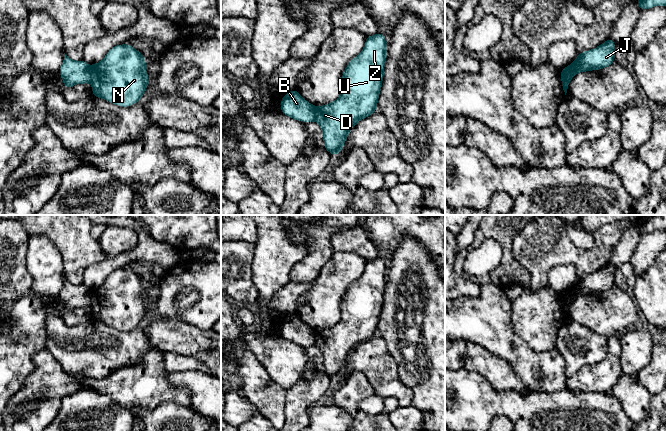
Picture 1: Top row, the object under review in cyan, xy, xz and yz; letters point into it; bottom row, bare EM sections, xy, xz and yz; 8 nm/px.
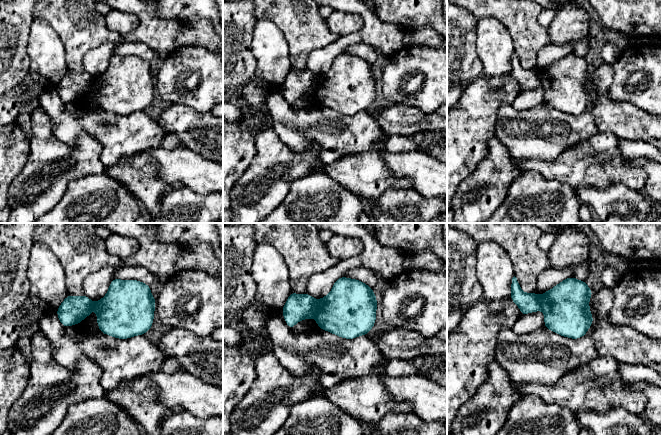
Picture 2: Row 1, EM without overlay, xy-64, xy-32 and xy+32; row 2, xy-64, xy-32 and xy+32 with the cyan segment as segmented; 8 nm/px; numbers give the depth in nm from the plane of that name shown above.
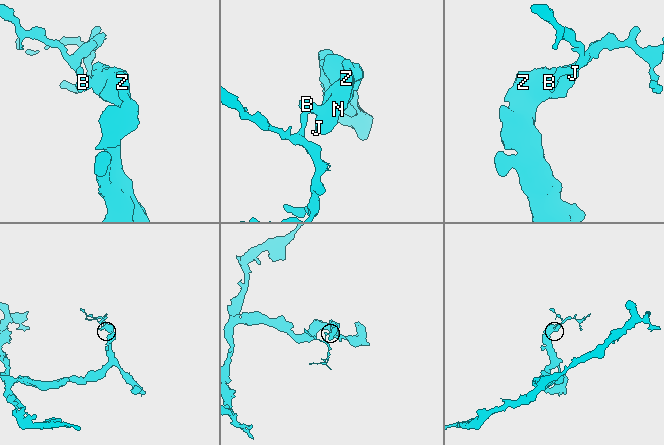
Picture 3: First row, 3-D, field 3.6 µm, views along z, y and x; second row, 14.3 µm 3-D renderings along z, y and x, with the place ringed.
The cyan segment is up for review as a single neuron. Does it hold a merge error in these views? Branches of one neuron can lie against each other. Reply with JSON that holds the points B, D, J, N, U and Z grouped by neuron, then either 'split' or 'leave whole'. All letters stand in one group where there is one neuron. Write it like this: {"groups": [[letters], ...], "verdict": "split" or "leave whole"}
{"groups": [["B"], ["D", "J", "N", "U", "Z"]], "verdict": "split"}

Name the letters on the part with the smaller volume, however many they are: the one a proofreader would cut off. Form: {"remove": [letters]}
{"remove": ["B"]}

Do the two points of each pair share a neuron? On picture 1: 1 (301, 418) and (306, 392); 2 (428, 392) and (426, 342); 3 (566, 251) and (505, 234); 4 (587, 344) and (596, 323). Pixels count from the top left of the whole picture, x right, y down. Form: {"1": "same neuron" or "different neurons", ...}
{"1": "same neuron", "2": "same neuron", "3": "different neurons", "4": "different neurons"}

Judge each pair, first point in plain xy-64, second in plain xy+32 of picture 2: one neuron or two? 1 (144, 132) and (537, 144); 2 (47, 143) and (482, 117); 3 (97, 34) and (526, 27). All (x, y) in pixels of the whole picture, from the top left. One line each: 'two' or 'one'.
1: one
2: two
3: one

